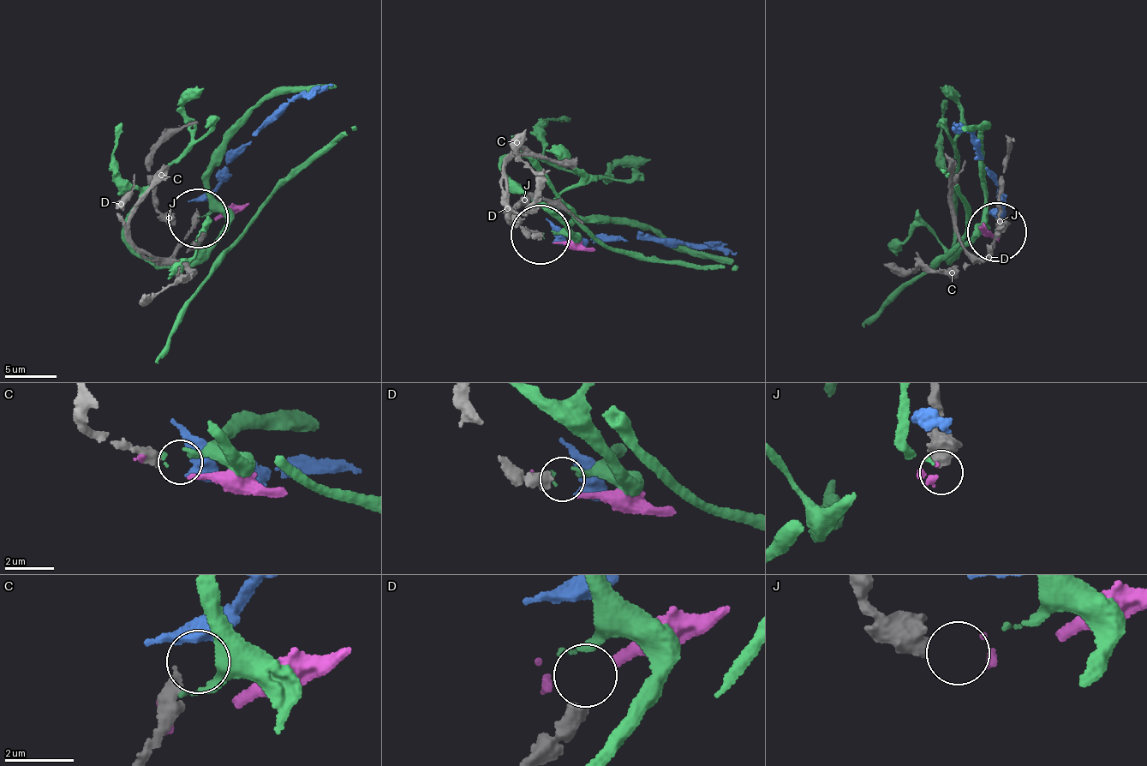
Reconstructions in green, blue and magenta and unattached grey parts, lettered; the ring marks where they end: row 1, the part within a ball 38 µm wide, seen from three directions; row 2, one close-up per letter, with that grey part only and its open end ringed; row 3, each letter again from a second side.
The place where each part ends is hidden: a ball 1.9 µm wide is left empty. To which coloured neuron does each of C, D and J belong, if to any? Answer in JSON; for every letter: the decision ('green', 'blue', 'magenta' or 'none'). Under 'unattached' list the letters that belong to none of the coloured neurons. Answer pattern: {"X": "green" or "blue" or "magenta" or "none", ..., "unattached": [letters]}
{"C": "blue", "D": "none", "J": "magenta", "unattached": ["D"]}

